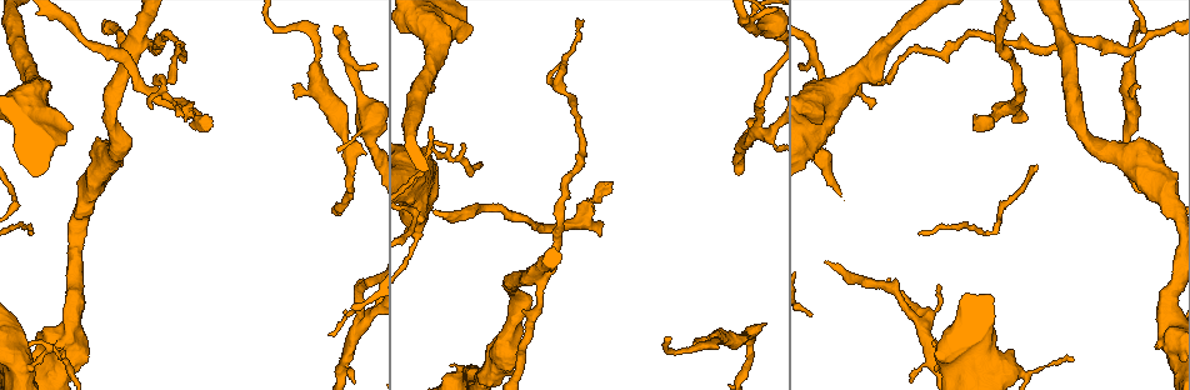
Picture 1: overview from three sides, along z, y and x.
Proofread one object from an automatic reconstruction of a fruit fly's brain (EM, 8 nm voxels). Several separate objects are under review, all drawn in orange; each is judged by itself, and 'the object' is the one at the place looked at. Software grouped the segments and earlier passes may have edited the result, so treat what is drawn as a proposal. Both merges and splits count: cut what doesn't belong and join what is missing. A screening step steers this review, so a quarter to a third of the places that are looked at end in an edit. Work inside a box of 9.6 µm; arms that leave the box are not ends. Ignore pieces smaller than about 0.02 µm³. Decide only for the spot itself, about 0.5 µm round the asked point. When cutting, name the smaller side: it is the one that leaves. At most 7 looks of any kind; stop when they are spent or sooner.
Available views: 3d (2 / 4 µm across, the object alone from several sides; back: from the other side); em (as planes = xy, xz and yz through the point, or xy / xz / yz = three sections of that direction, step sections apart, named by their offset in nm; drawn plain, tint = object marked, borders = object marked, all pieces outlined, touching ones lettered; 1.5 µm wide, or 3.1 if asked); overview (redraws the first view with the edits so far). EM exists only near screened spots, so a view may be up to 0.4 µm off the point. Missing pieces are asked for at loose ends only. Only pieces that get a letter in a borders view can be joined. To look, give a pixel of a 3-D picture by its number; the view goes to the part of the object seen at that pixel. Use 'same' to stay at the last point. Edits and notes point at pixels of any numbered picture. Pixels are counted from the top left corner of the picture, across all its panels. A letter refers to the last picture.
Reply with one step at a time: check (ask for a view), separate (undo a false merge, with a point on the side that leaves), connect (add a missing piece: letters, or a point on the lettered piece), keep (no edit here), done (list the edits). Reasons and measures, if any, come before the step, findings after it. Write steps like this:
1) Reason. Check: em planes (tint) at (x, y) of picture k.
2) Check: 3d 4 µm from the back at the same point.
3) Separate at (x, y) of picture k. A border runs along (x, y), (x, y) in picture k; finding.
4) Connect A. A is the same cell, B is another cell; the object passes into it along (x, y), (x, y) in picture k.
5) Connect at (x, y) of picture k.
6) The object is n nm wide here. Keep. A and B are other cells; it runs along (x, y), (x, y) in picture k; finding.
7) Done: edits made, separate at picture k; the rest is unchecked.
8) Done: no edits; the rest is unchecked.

Thick turns thin. Check: 3d 2 µm at (924, 325) of picture 1.

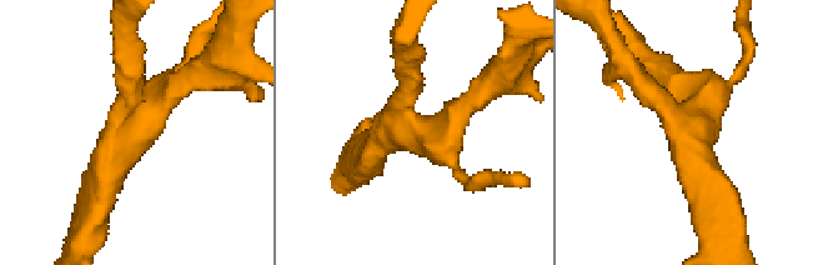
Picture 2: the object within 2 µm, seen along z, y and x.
4 arms meet here; need the tissue. Check: em xz step 8 (tint) at (414, 132) of picture 2.

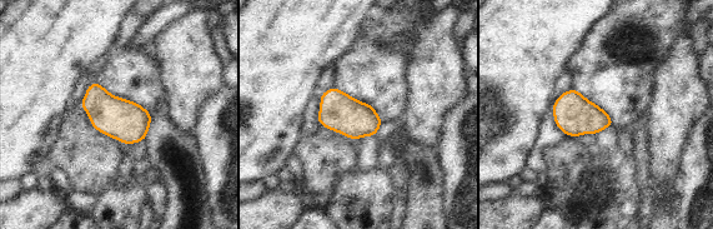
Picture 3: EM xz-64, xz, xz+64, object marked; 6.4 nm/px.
What lies round it. Check: em xz step 8 (borders) at the same point.

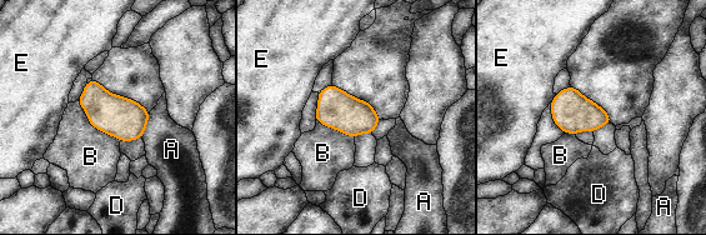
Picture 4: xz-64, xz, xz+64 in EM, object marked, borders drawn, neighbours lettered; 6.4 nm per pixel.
Keep. A, B, D and E are other cells; continuous, no second neuron.

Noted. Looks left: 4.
Branch stops here. Check: 3d 2 µm at (610, 184) of picture 1.

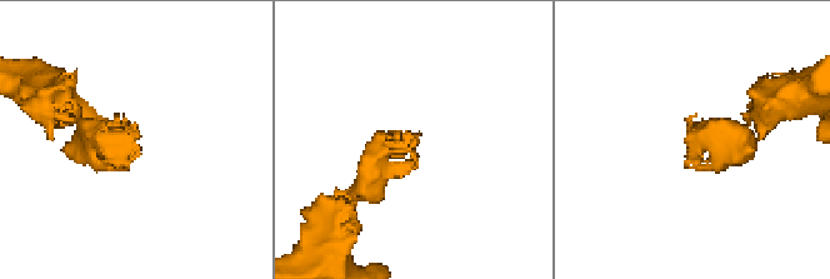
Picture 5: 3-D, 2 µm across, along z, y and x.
Shape alone is not enough. Check: em yz step 8 (borders) at (123, 118) of picture 5.

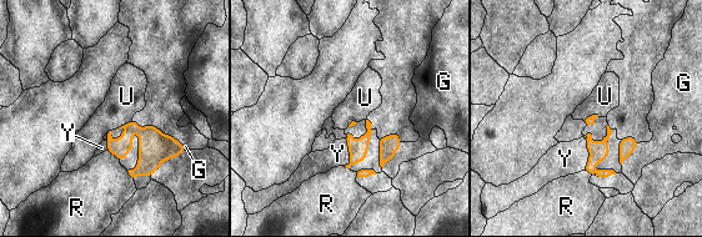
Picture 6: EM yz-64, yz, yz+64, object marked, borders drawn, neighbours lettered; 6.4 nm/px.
Cut it another way. Check: em xz step 8 (borders) at the same point.

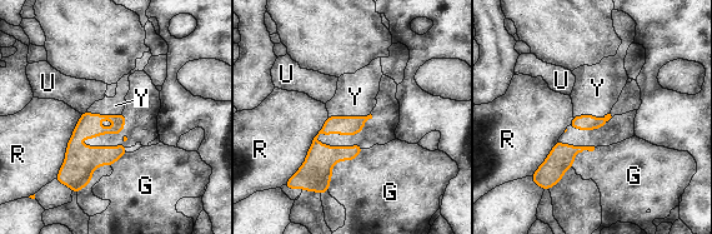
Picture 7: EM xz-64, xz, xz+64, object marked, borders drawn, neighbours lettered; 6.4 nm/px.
The longest contact is with R, 440 nm. Connect Y. Y is the same cell, G, R and U are other cells; the object passes into it along (345, 125), (349, 116), (355, 96) in picture 7; the neuron continues.

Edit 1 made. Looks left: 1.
Done: edits made, connect at picture 7; the rest is unchecked.

